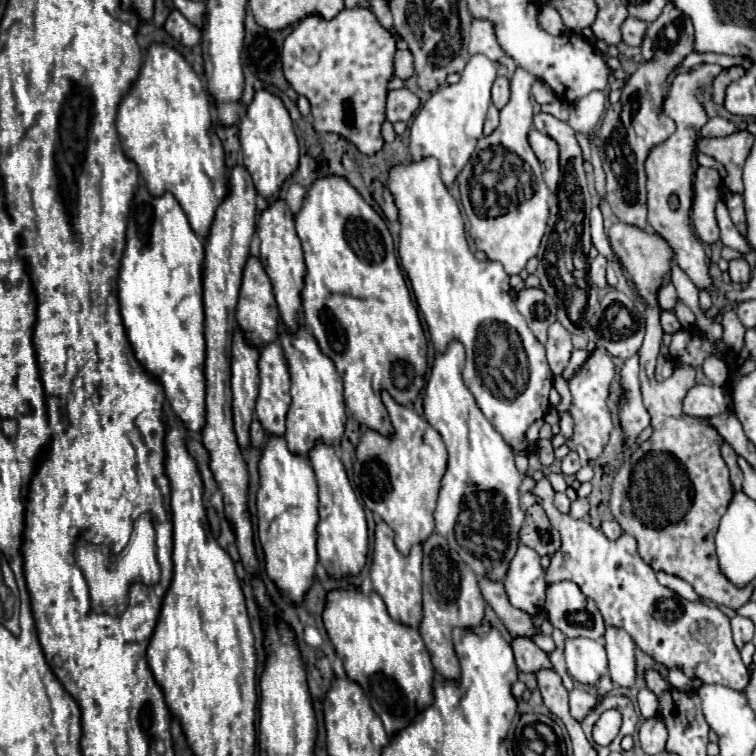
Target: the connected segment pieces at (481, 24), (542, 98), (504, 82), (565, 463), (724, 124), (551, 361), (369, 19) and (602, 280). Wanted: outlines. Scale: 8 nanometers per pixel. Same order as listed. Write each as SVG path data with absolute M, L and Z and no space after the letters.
M474 19L472 31L470 31L468 51L470 51L470 55L474 55L474 53L494 53L494 61L508 67L508 71L516 69L514 59L504 55L504 49L500 47L500 43L496 39L496 33L494 33L490 19Z
M536 81L536 83L534 83L532 95L534 95L534 99L536 99L540 105L552 103L552 101L556 99L556 93L554 93L552 87L548 87L548 83L544 83L544 81Z
M498 77L492 85L492 103L496 109L502 109L510 99L510 83L506 77Z
M570 451L564 459L562 459L562 473L564 475L574 475L580 469L580 459L576 451Z
M712 117L702 127L702 137L728 137L736 131L736 125L724 117Z
M560 321L552 323L548 329L548 343L546 343L546 353L548 353L548 365L554 375L560 375L564 367L568 365L570 353L572 353L572 341L570 333L564 329Z
M358 7L358 9L344 9L332 19L324 19L322 15L314 13L298 21L298 25L284 41L282 67L284 67L284 77L288 79L292 89L310 101L314 131L336 133L352 141L360 153L374 155L384 145L380 127L386 119L384 105L386 105L388 81L394 73L394 53L396 53L394 35L380 25L380 21L372 11Z
M598 255L596 259L592 259L592 263L590 263L590 279L592 279L592 283L596 285L596 287L600 287L600 289L604 289L608 283L606 283L606 265L608 265L608 261L606 261L606 257L604 255Z

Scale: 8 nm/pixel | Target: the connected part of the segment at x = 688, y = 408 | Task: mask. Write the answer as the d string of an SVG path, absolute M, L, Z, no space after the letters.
M694 385L683 400L683 413L693 417L712 417L729 410L730 395L724 387Z

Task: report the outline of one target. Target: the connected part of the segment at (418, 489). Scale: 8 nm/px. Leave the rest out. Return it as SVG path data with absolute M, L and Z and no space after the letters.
M386 391L382 401L390 413L394 433L384 437L376 431L366 431L356 447L354 483L360 487L364 505L380 515L396 533L396 547L408 555L410 547L424 543L434 531L434 509L440 491L440 481L446 471L448 453L440 433L430 423L418 417L412 407L398 405Z

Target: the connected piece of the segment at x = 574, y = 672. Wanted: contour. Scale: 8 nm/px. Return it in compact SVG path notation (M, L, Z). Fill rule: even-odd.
M584 637L566 639L564 647L568 673L574 681L584 685L596 685L598 679L608 673L606 649L602 641L592 641Z

